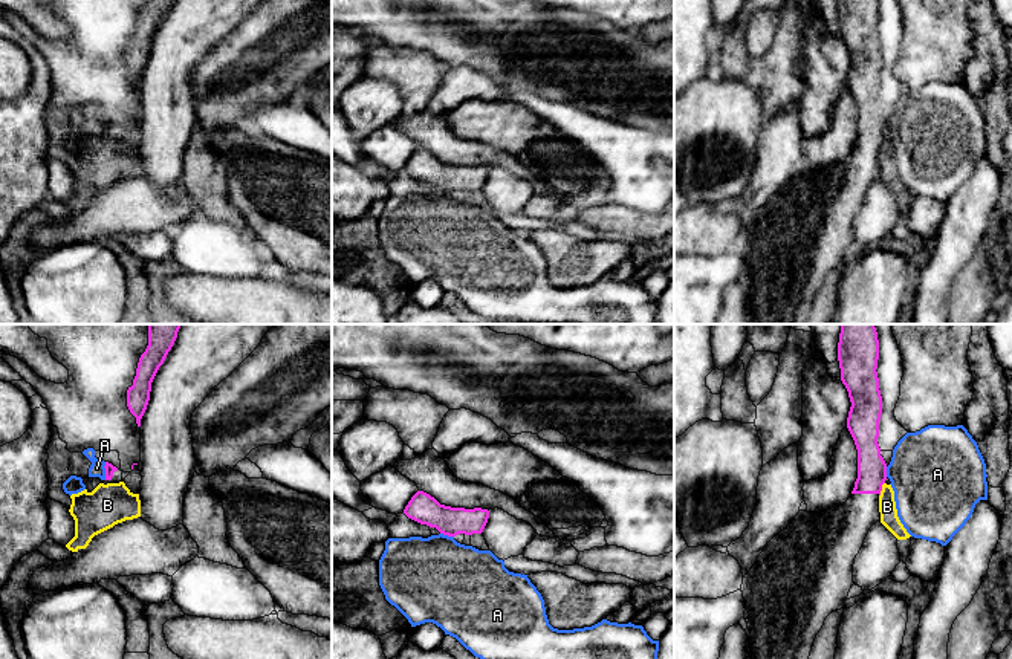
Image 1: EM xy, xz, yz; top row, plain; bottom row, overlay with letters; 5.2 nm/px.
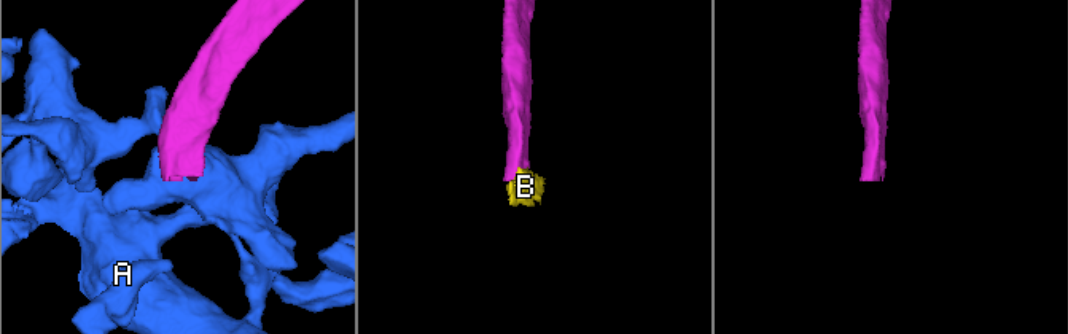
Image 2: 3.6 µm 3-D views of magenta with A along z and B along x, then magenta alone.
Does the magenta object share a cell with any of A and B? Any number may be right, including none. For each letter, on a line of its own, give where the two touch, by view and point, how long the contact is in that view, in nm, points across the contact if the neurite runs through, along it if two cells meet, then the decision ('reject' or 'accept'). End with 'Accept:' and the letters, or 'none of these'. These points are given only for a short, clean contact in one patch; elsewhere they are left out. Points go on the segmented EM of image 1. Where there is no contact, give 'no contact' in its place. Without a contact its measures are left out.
A: contact xy (106, 471); length 100 nm; border xy (106, 462), (104, 479); reject
B: contact yz (881, 490); length 80 nm; border yz (884, 482), (879, 496); reject
Accept: none of these

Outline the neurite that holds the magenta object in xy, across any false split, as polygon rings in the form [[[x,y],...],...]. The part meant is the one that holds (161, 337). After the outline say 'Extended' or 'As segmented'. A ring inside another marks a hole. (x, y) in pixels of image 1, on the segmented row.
[[[148,324],[148,346],[141,355],[133,385],[127,390],[127,407],[138,427],[147,410],[151,382],[171,350],[182,324]]]. As segmented

